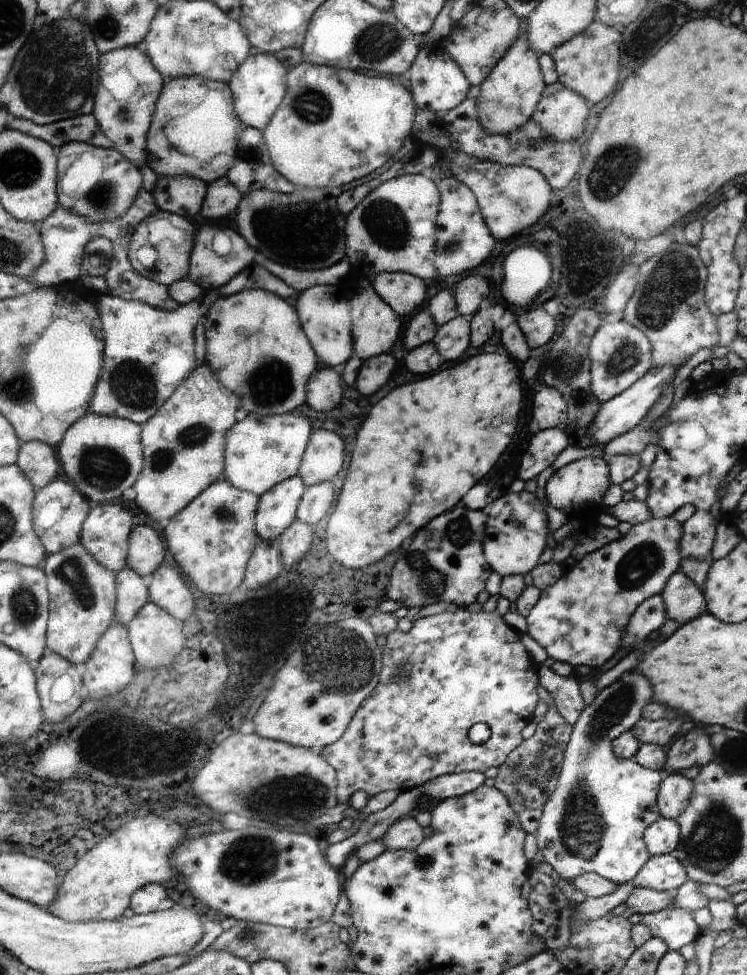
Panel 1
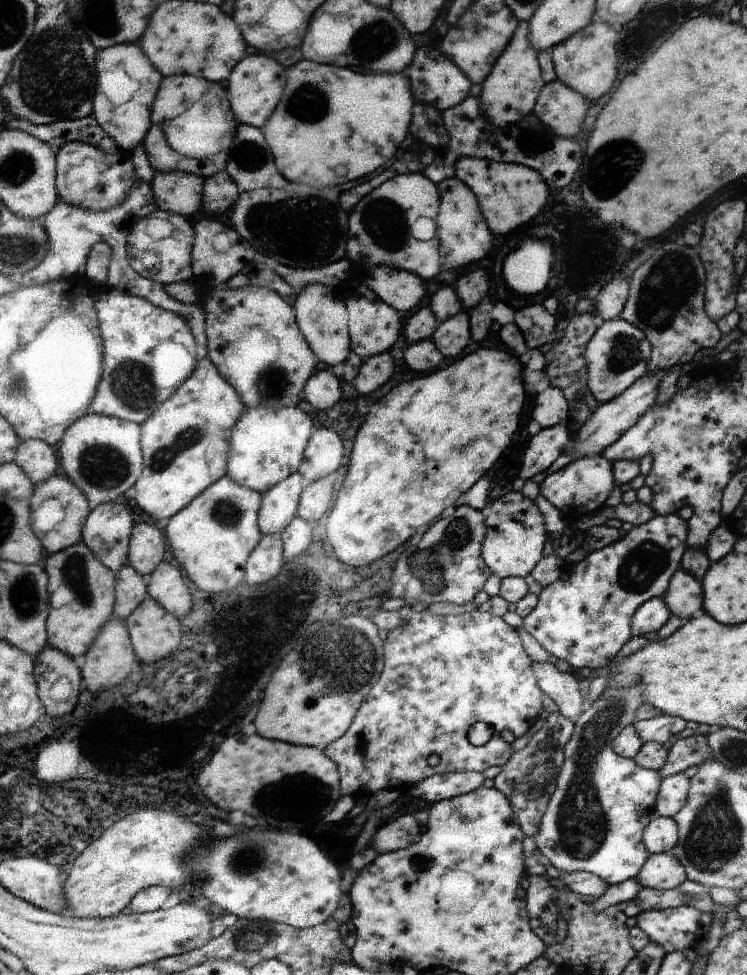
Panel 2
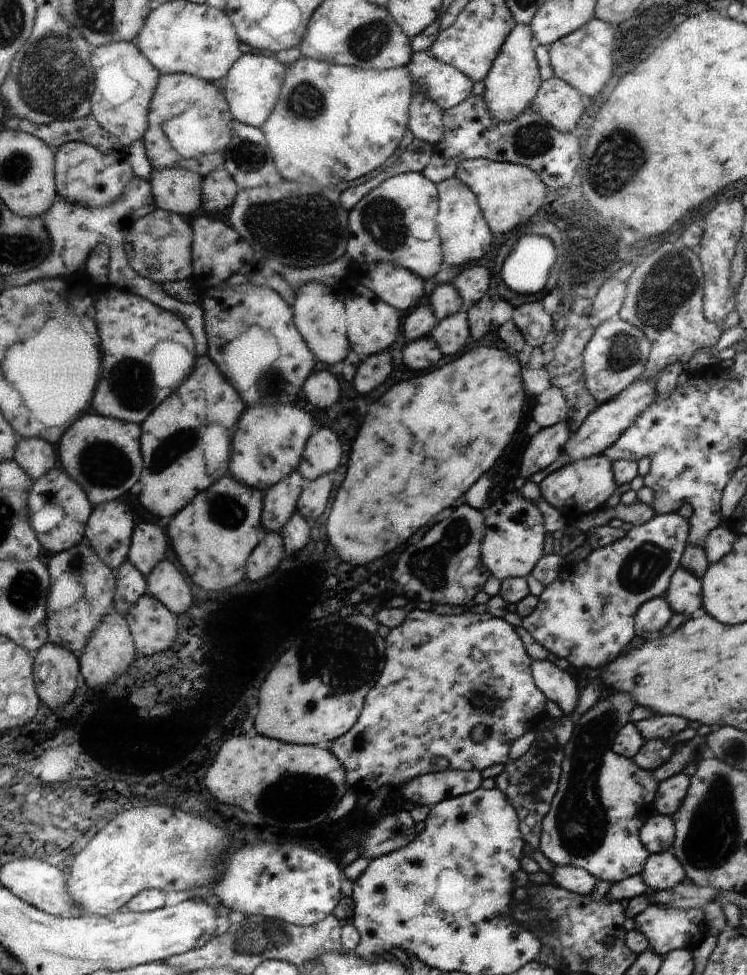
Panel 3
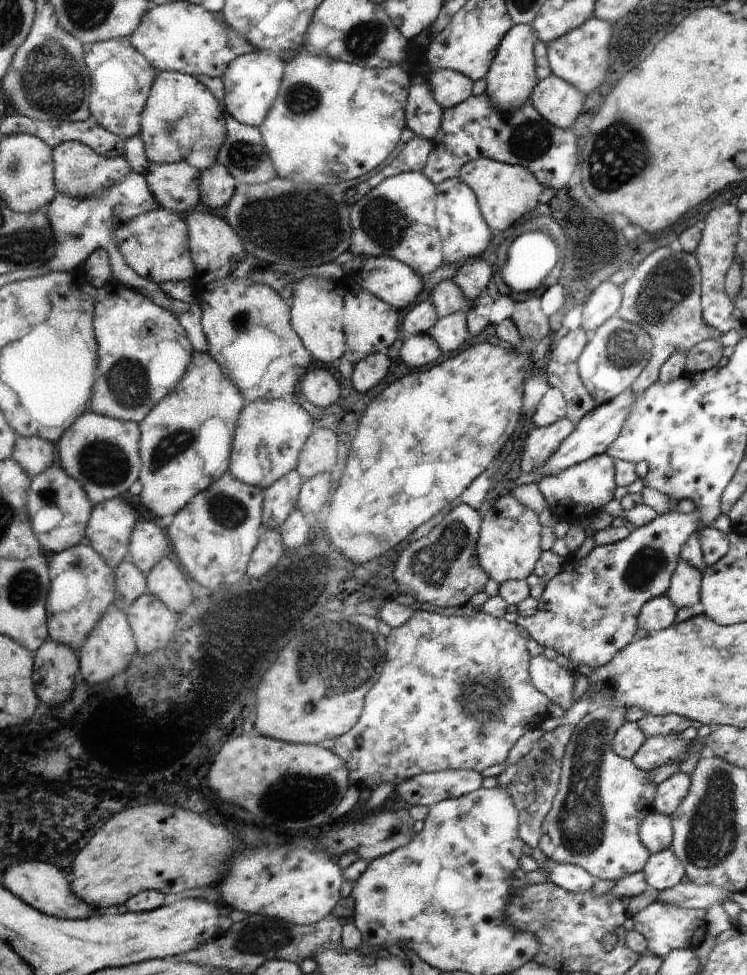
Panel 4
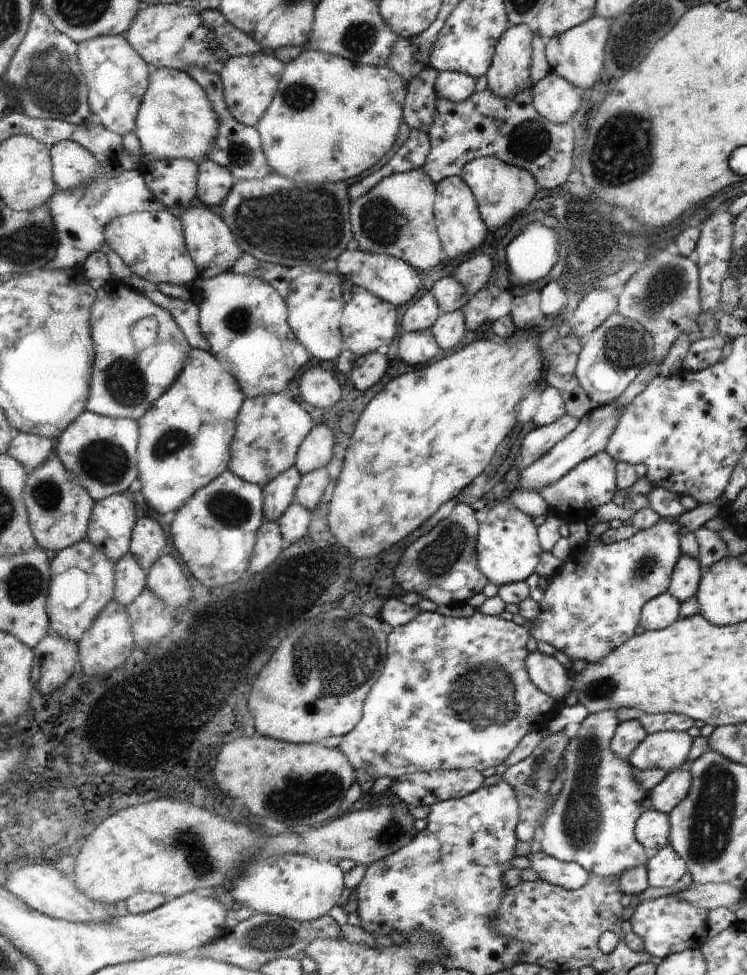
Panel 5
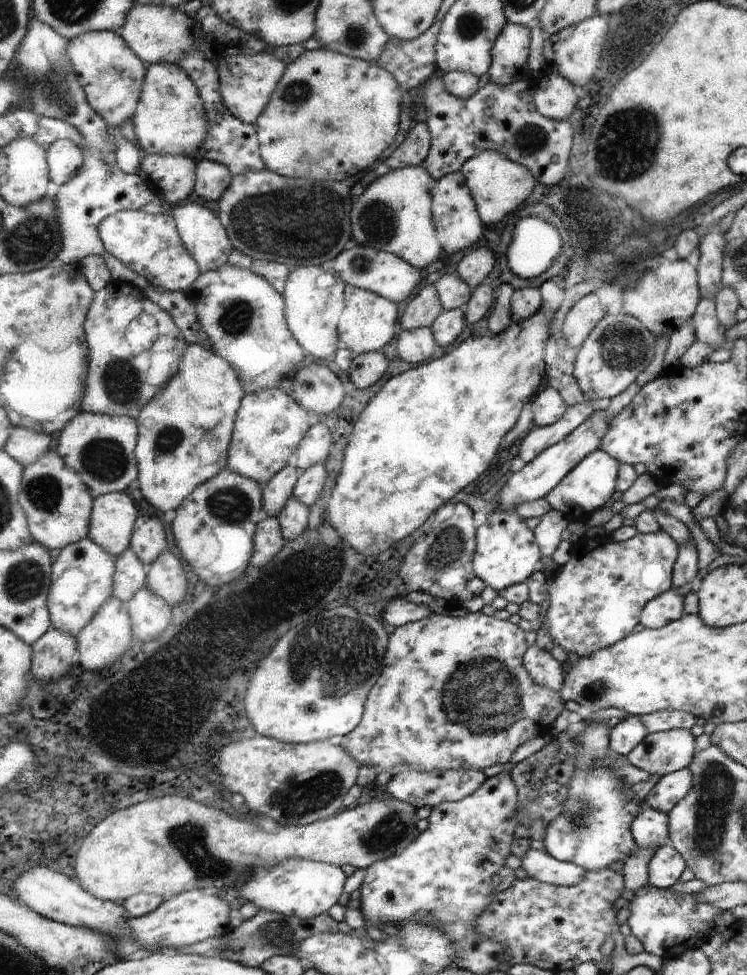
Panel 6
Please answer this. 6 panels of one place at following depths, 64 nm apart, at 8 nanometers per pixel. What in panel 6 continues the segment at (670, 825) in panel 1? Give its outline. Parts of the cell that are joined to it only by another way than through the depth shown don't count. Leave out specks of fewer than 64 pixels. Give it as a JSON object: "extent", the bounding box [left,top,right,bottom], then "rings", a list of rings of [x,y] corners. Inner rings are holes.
{"extent":[631,808,669,850],"rings":[[[643,808],[631,824],[631,834],[635,844],[643,850],[661,848],[669,842],[669,816],[659,810]]]}

